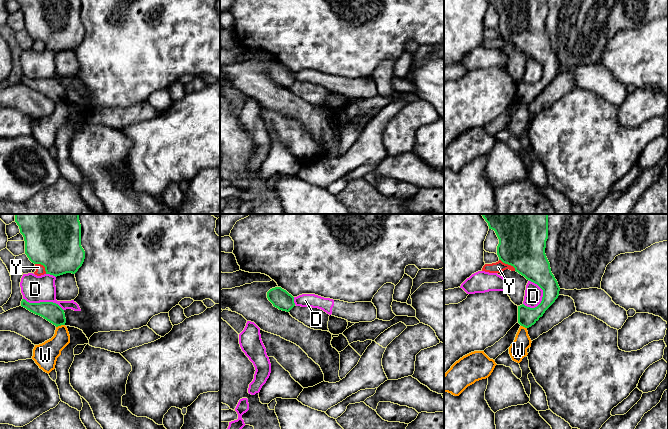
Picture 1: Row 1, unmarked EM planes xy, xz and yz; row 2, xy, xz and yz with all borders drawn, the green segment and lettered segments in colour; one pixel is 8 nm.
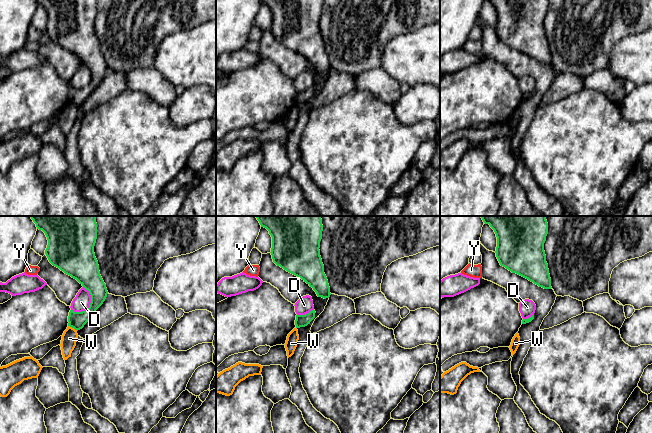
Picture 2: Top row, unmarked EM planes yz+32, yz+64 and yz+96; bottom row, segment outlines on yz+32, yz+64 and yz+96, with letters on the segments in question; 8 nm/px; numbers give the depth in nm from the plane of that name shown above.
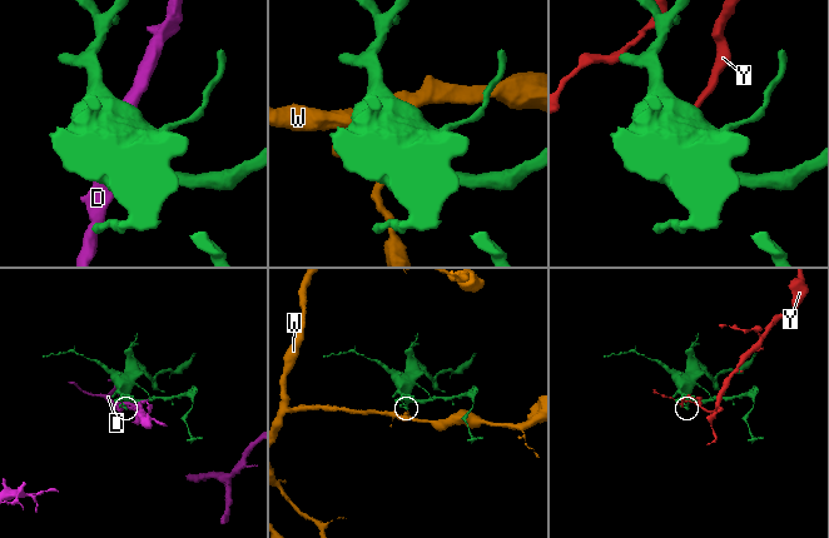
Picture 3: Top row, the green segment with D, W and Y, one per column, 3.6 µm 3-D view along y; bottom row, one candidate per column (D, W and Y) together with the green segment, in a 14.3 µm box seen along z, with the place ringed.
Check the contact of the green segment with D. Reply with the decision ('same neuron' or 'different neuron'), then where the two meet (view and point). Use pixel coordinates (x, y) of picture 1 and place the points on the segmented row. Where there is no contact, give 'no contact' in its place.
different neuron | yz (543, 293)

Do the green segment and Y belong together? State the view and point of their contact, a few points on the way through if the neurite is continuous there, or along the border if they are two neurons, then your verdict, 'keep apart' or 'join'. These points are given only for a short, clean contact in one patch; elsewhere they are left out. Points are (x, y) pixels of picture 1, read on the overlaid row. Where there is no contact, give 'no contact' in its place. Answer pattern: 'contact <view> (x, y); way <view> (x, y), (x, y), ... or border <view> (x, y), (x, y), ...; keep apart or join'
contact yz (508, 264); keep apart

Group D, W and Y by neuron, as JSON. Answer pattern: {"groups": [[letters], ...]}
{"groups": [["D"], ["W"], ["Y"]]}

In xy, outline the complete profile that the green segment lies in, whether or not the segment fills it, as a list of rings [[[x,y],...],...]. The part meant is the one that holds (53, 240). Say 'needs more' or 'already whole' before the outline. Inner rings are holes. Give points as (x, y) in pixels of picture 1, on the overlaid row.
already whole; [[[15,214],[15,222],[24,237],[25,254],[32,263],[43,265],[46,274],[75,274],[82,266],[85,251],[81,246],[79,214]]]

